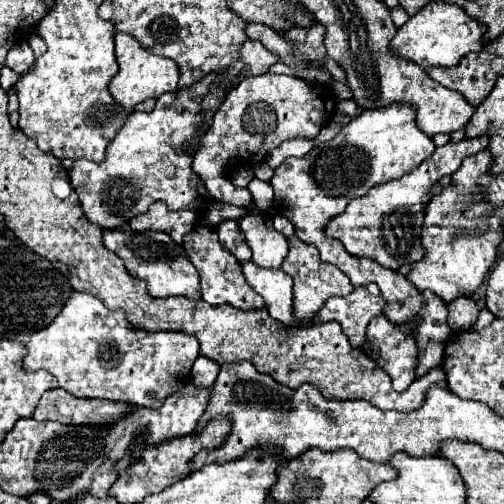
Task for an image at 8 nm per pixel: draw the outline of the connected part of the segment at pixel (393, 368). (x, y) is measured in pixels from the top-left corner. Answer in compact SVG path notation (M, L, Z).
M379 315L367 327L367 341L363 345L371 357L391 377L397 391L405 391L415 379L417 345L407 327L397 329L385 315Z

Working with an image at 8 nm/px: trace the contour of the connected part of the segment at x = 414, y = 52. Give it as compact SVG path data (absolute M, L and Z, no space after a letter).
M427 3L417 15L413 15L393 37L391 53L417 63L421 69L429 67L455 67L469 51L481 51L485 25L471 19L461 7L447 3Z

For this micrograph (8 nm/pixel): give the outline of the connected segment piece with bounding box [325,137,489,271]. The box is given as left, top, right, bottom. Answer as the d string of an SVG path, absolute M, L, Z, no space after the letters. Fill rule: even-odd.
M487 137L479 139L463 139L461 143L447 143L443 147L437 147L427 161L423 161L417 169L405 173L399 179L387 181L383 185L375 185L367 195L353 199L347 209L333 217L333 221L327 223L325 235L339 239L347 253L357 257L369 257L375 259L379 265L397 271L401 265L409 265L413 261L419 261L423 257L421 247L421 227L423 227L423 201L435 181L439 181L443 175L455 173L463 159L469 155L479 153L487 147Z

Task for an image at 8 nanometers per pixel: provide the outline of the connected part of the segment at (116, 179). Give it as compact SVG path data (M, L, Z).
M211 75L191 87L185 87L183 91L177 91L175 95L165 93L157 99L151 113L133 111L107 145L105 161L73 161L73 167L69 169L71 187L79 195L81 209L91 223L103 229L119 229L135 215L147 213L157 199L167 201L173 211L197 209L197 205L209 201L203 181L191 169L193 157L183 155L181 149L191 141L195 129L199 129L199 103L215 81L219 81L219 77Z

